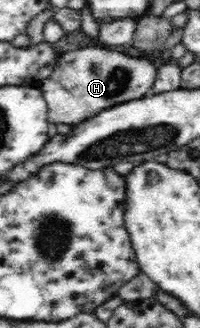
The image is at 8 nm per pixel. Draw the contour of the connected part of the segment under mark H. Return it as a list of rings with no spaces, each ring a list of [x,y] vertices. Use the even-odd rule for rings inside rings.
[[[89,46],[61,52],[51,75],[36,85],[47,102],[49,122],[74,127],[108,107],[146,96],[156,73],[157,68],[148,59],[131,57],[102,46]]]

